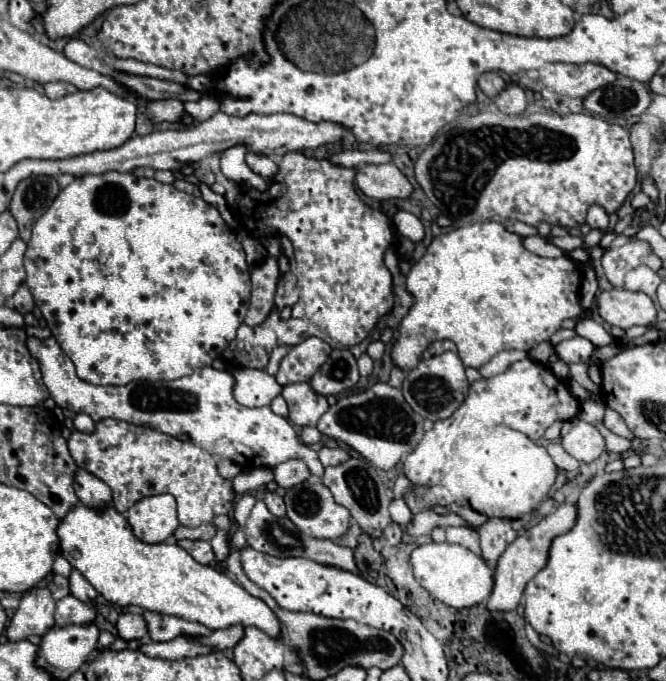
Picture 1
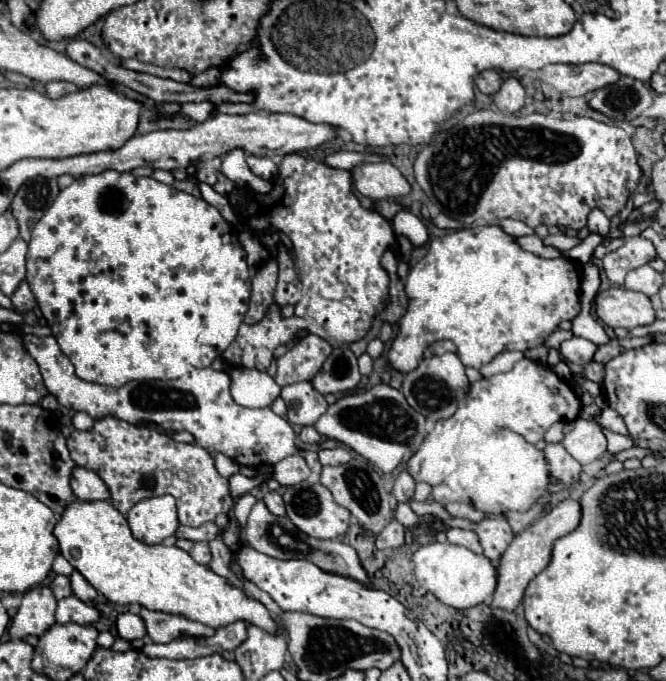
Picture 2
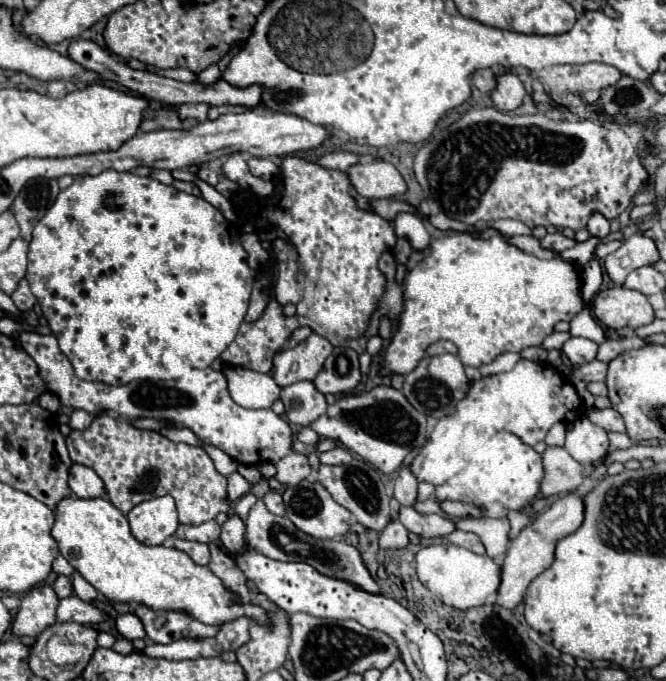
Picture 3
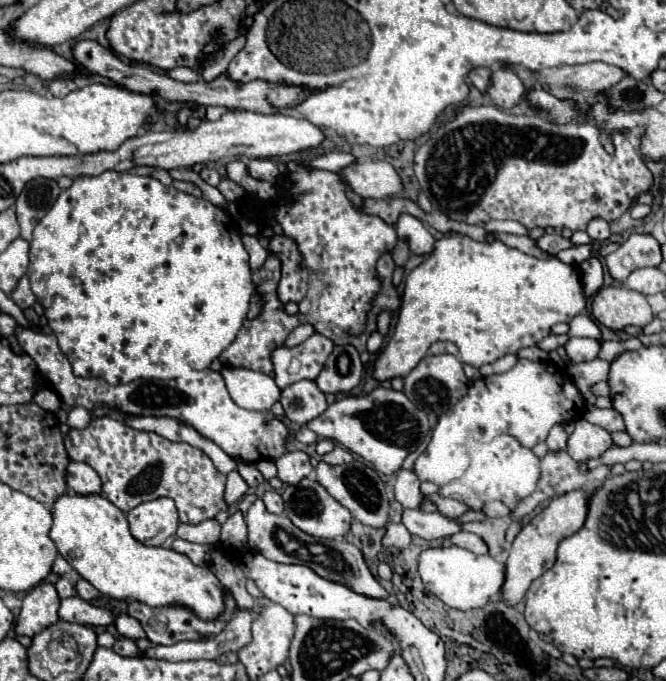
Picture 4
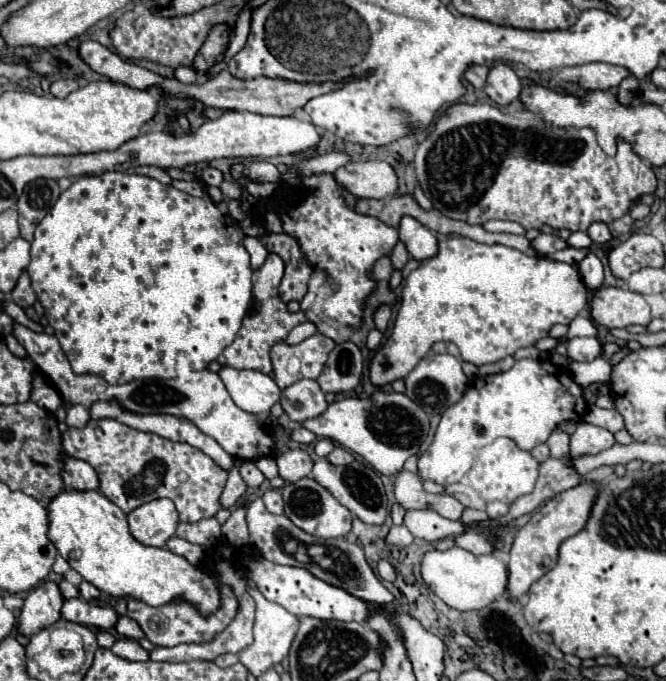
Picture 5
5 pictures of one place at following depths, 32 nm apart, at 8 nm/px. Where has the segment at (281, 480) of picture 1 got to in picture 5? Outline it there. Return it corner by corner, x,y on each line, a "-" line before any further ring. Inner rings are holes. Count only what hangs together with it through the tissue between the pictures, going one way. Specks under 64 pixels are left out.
304,450
284,452
276,458
276,464
280,478
284,478
284,482
296,482
312,472
312,458

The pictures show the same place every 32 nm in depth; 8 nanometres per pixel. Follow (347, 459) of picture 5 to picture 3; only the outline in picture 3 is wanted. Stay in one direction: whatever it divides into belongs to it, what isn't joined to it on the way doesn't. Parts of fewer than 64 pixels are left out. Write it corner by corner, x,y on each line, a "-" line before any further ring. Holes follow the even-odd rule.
334,448
328,452
318,454
322,464
348,464
352,460
352,454
346,448

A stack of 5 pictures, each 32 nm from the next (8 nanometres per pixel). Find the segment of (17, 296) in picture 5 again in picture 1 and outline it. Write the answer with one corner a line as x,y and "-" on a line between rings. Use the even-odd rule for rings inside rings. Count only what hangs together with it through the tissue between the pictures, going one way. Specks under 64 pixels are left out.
22,284
22,286
16,290
16,294
12,296
12,304
14,304
14,308
16,308
20,314
32,312
32,308
34,308
34,298
32,298
32,294
30,294
30,290
28,290
26,284

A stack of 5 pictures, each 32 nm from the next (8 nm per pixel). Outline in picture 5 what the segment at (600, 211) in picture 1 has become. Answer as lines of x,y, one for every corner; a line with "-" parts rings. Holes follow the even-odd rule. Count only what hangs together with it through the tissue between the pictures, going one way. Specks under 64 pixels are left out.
604,222
590,224
588,236
590,236
594,242
598,242
598,244
606,244
606,242
610,242
610,238
612,238
612,234
610,234
610,230
608,230
608,226
606,226

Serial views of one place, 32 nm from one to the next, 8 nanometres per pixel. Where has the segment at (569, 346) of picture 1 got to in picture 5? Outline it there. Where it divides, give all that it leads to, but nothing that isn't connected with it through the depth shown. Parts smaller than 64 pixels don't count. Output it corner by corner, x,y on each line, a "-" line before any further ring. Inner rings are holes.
572,338
568,340
566,348
568,348
568,358
576,362
594,360
602,352
602,344
598,338

